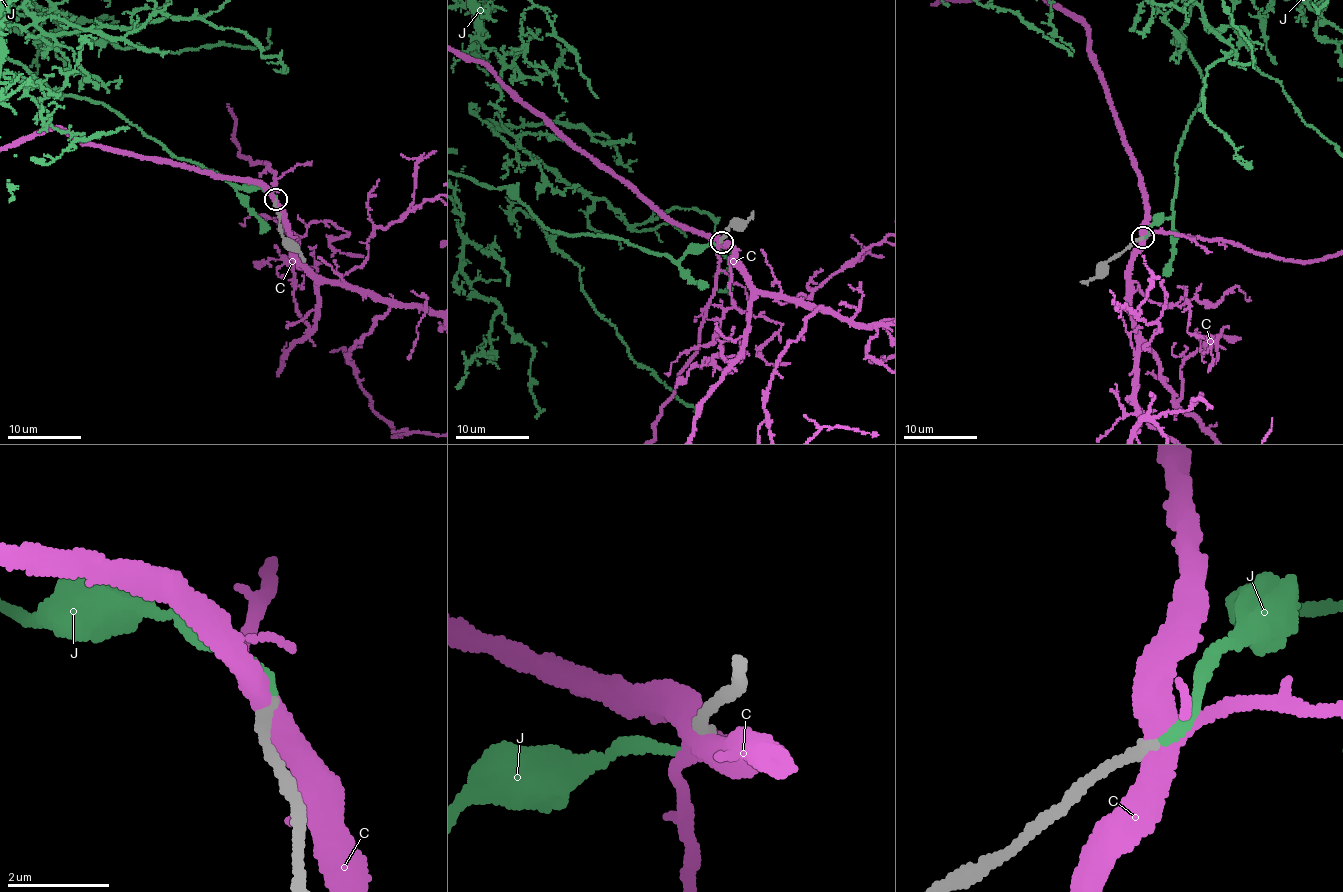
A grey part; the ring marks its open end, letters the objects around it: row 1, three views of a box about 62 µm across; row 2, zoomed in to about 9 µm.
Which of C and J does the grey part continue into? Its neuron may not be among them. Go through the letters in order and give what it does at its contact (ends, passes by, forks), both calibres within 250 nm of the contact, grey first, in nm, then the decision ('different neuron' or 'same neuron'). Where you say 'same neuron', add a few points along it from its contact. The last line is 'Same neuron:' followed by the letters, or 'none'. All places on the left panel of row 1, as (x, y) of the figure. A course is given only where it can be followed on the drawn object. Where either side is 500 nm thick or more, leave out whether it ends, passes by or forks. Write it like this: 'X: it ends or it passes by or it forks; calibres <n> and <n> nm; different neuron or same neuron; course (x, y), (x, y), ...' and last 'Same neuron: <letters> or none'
C: it forks; calibres 220 and 400 nm; different neuron
J: it ends; calibres 190 and 200 nm; same neuron
Same neuron: J

